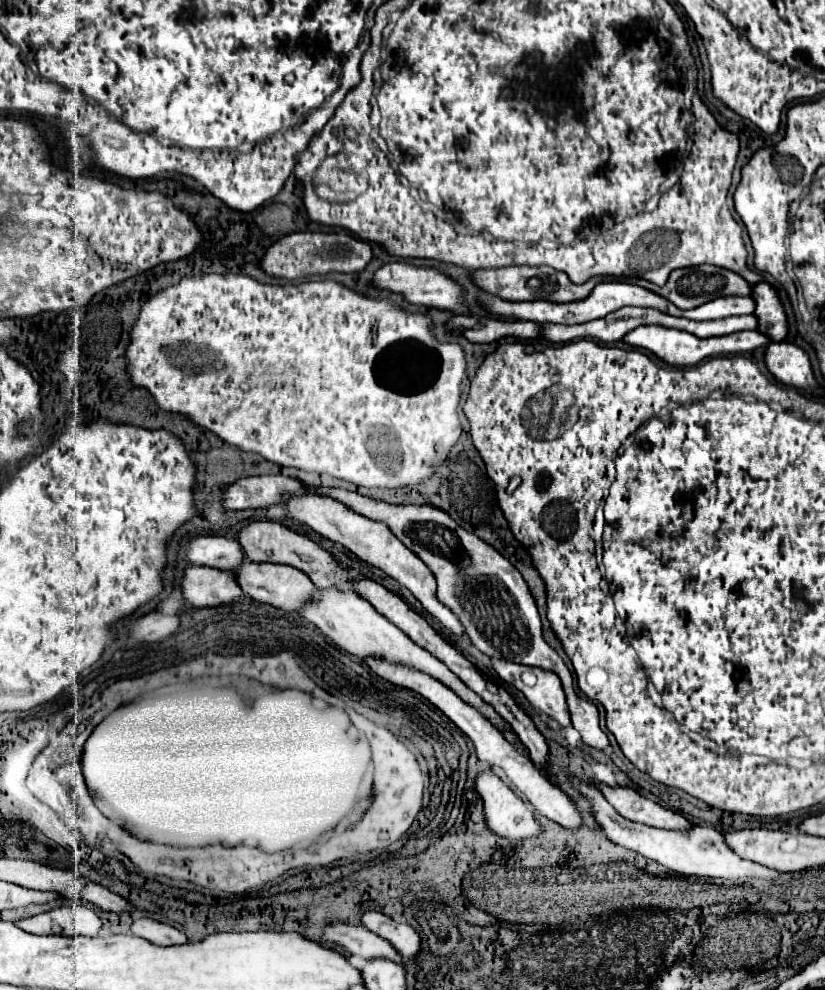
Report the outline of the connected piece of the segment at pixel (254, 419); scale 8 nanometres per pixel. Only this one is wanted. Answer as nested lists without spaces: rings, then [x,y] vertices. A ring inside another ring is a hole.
[[[208,273],[200,277],[192,275],[182,277],[178,285],[156,291],[142,303],[140,315],[130,331],[130,343],[126,347],[126,375],[130,383],[134,387],[146,389],[154,397],[158,409],[178,413],[188,421],[192,421],[194,425],[198,425],[200,429],[218,435],[224,443],[234,445],[246,453],[256,453],[270,463],[282,467],[296,467],[310,473],[314,471],[326,473],[330,477],[344,479],[354,485],[360,479],[364,479],[364,487],[386,487],[386,489],[420,485],[430,477],[434,477],[436,465],[442,465],[448,459],[452,447],[462,435],[458,405],[460,405],[460,385],[466,377],[466,371],[468,365],[462,345],[438,341],[432,333],[432,319],[428,315],[406,311],[404,307],[396,305],[386,297],[370,297],[332,279],[306,281],[300,285],[266,285],[250,275],[238,275],[238,273],[226,273],[226,275]],[[242,383],[250,383],[252,389],[244,393],[240,387]]]

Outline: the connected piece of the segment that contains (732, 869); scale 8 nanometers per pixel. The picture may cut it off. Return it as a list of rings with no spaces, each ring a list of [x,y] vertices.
[[[576,783],[576,789],[584,795],[588,795],[592,799],[594,805],[594,813],[596,813],[596,821],[598,825],[604,829],[604,833],[608,835],[608,839],[612,839],[614,843],[636,851],[648,859],[658,861],[660,865],[666,865],[668,869],[682,873],[682,875],[700,875],[700,877],[712,877],[712,879],[726,879],[736,883],[738,879],[778,879],[782,875],[782,871],[776,869],[768,869],[764,865],[758,865],[754,861],[746,861],[740,855],[736,855],[724,835],[712,827],[702,827],[696,825],[694,831],[688,833],[680,833],[680,831],[662,831],[662,829],[654,829],[654,827],[646,827],[642,823],[634,823],[630,819],[624,819],[620,813],[614,811],[614,807],[610,807],[610,803],[604,799],[604,795],[600,791],[596,791],[594,787],[588,787],[584,783]]]

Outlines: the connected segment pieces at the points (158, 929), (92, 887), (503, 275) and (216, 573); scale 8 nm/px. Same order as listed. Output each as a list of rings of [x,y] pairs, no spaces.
[[[140,917],[132,923],[130,931],[154,945],[178,945],[178,943],[186,943],[186,935],[182,931],[178,931],[172,925],[166,923],[158,923],[154,919],[148,917]]]
[[[86,883],[78,895],[80,901],[86,901],[86,903],[94,903],[96,907],[104,909],[104,911],[124,911],[128,907],[128,903],[114,895],[112,891],[108,891],[106,887],[102,885],[96,885],[96,883]]]
[[[502,267],[502,269],[478,269],[472,273],[472,279],[490,295],[496,295],[506,301],[536,301],[536,299],[546,299],[546,301],[556,301],[556,303],[570,303],[584,299],[590,295],[596,283],[602,281],[602,277],[590,277],[586,283],[576,285],[570,281],[570,277],[562,271],[556,271],[552,267]]]
[[[188,567],[180,577],[180,591],[186,605],[216,607],[242,595],[234,583],[234,573],[212,567]]]

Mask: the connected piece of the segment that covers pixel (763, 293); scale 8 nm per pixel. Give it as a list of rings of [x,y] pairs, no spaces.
[[[760,283],[754,285],[752,297],[756,301],[754,315],[760,321],[758,329],[772,341],[784,341],[788,337],[788,317],[780,301],[778,289],[772,287],[770,283]]]

